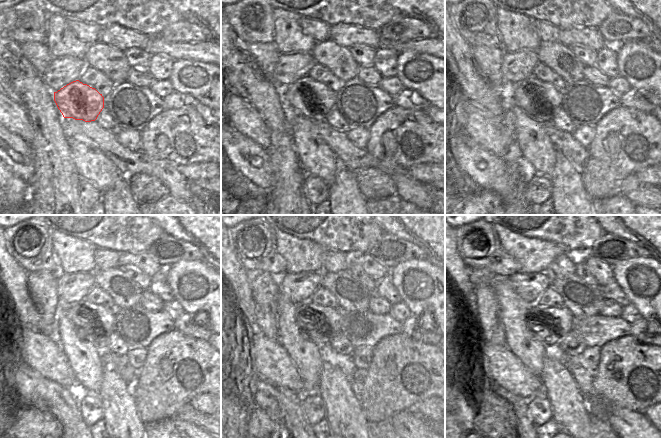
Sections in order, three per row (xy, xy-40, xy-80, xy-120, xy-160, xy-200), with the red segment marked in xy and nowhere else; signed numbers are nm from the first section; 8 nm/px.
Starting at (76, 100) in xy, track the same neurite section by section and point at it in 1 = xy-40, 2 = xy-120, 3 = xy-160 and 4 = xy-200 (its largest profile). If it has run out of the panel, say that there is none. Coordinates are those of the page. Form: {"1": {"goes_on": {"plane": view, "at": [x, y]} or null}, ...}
{"1": {"goes_on": {"plane": "xy-40", "at": [306, 97]}}, "2": {"goes_on": {"plane": "xy-120", "at": [97, 318]}}, "3": {"goes_on": {"plane": "xy-160", "at": [326, 321]}}, "4": {"goes_on": {"plane": "xy-200", "at": [551, 324]}}}

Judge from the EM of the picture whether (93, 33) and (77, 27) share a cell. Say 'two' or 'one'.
one

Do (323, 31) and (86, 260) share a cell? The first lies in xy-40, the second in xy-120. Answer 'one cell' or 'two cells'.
two cells

